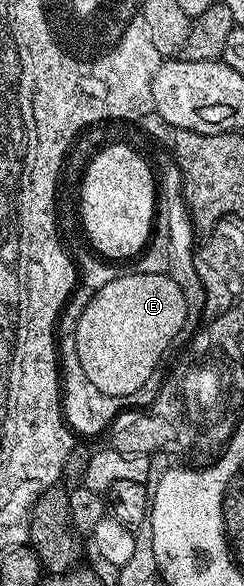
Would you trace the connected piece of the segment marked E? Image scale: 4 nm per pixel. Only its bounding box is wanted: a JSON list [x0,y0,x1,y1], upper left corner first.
[72,270,192,396]

